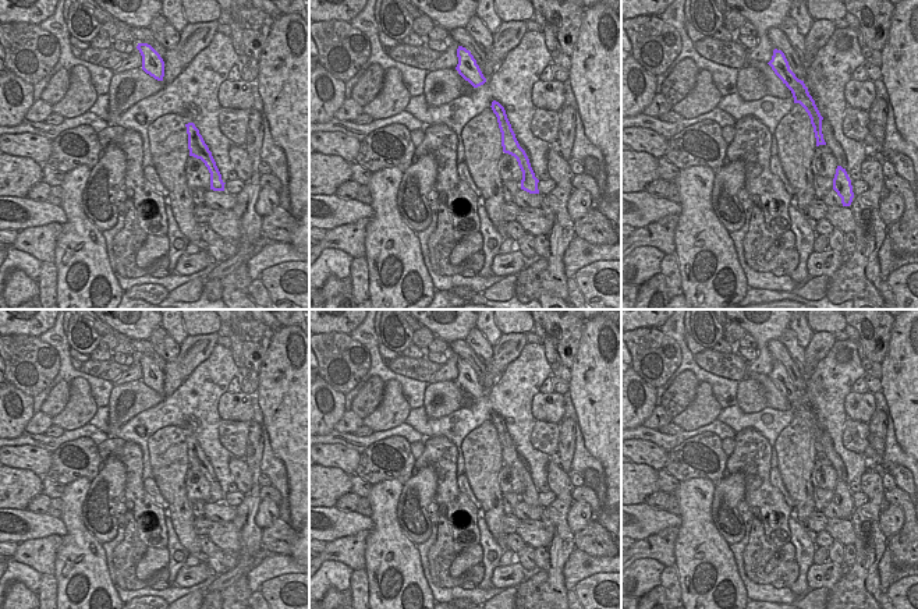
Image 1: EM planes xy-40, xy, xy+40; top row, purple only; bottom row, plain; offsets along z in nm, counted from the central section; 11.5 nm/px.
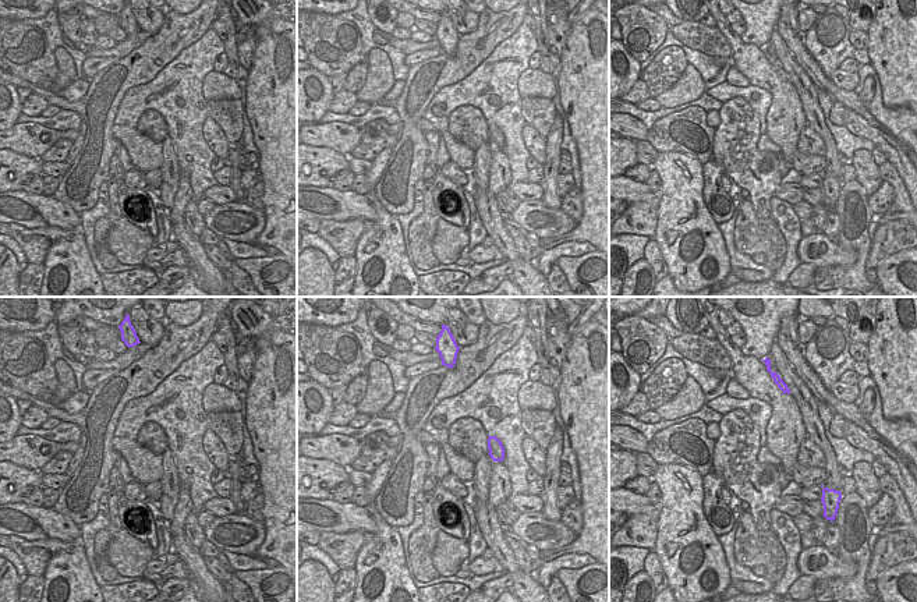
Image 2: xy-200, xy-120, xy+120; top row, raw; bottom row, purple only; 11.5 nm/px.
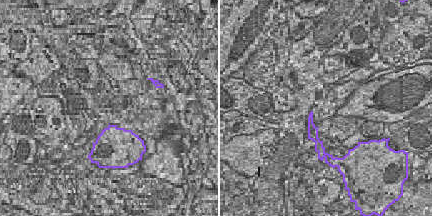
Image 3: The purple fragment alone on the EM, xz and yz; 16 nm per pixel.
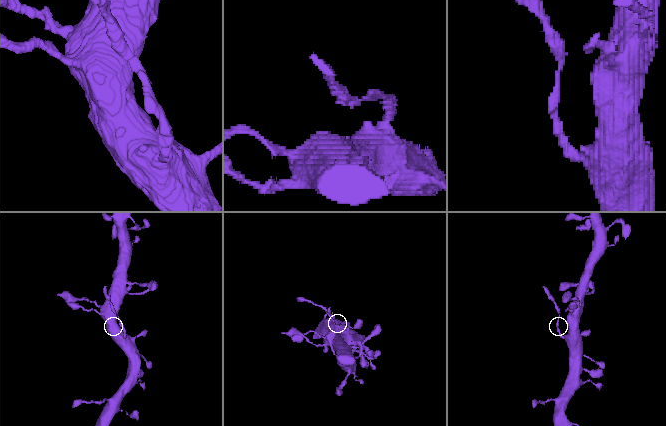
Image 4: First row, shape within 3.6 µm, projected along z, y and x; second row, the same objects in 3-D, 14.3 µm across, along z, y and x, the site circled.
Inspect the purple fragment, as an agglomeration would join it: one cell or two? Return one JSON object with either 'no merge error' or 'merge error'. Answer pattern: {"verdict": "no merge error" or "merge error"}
{"verdict": "merge error"}

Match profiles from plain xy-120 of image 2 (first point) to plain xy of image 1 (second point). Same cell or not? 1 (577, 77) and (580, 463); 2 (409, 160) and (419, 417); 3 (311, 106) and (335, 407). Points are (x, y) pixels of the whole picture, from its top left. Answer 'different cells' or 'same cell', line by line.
1: different cells
2: different cells
3: same cell

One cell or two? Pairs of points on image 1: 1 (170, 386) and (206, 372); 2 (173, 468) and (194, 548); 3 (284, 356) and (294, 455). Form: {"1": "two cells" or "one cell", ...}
{"1": "two cells", "2": "one cell", "3": "one cell"}

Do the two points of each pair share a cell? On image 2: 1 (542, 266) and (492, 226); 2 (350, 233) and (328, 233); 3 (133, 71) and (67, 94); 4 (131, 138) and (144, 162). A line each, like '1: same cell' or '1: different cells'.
1: different cells
2: same cell
3: different cells
4: same cell

